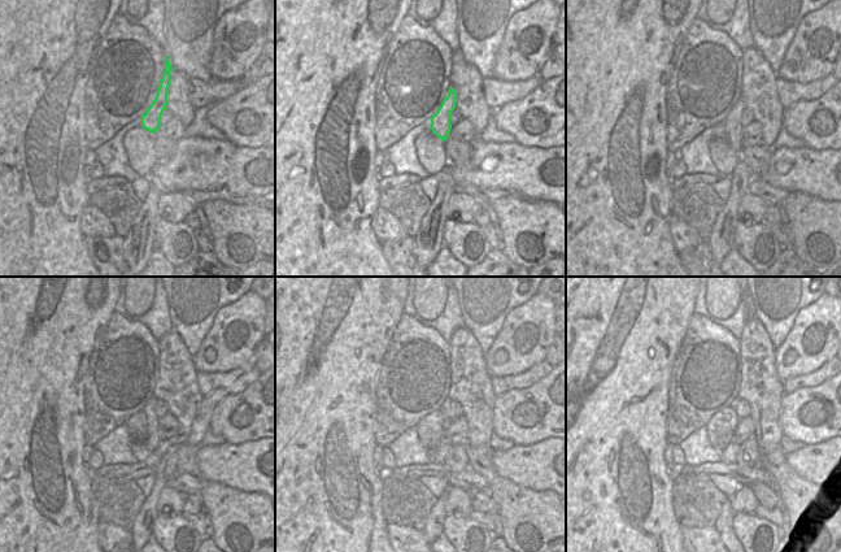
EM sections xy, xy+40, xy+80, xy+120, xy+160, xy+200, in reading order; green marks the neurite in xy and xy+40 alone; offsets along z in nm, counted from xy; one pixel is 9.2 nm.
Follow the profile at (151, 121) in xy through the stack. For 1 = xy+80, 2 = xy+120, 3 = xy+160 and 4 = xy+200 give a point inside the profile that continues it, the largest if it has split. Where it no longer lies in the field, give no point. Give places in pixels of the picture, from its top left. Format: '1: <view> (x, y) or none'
1: xy+80 (732, 122)
2: xy+120 (152, 440)
3: xy+160 (444, 446)
4: xy+200 (730, 453)

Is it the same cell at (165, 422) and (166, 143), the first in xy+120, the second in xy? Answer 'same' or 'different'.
different

